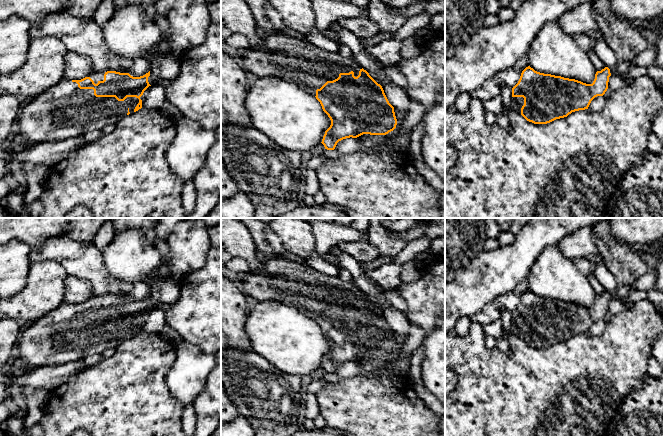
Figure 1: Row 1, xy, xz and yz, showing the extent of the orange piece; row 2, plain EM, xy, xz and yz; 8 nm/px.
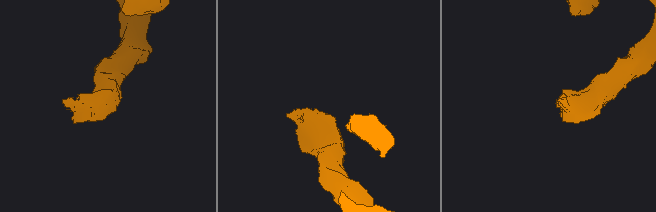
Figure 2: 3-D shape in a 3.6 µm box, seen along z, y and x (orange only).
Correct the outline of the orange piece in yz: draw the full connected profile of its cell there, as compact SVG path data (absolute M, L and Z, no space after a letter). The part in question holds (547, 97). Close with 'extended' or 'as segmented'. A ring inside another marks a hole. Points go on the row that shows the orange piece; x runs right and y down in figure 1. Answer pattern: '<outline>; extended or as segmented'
M528 66L522 71L518 83L512 88L509 110L520 113L527 121L534 124L550 123L567 117L572 112L588 109L595 97L605 94L610 76L610 69L605 67L596 72L592 84L586 84L575 79L540 73Z; extended

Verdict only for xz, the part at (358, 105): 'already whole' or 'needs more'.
needs more

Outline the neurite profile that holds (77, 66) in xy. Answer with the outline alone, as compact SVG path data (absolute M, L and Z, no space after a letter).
M67 51L64 57L63 77L81 80L93 70L92 60L88 55Z

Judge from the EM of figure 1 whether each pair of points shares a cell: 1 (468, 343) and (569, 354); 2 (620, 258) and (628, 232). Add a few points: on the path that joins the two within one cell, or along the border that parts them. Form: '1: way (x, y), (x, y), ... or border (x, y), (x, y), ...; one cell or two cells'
1: way (493, 363), (544, 363); one cell
2: border (609, 228), (618, 240), (630, 247); two cells

